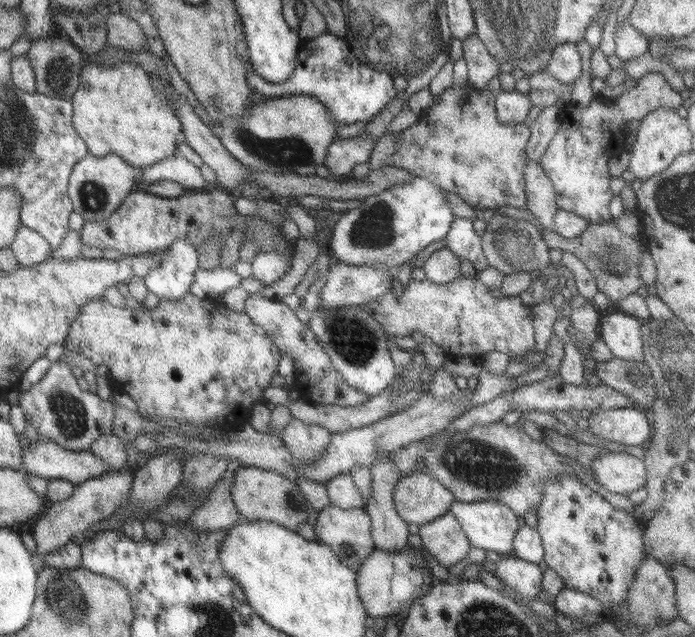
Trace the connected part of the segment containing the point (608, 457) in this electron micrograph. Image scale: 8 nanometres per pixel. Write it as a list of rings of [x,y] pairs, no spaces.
[[[602,454],[591,463],[596,482],[614,494],[626,496],[626,492],[644,487],[648,472],[643,460],[628,454]]]

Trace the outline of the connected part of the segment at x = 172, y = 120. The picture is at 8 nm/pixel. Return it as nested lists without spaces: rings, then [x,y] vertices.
[[[94,60],[83,65],[78,89],[75,90],[73,102],[73,127],[88,144],[89,153],[102,158],[109,154],[120,155],[130,166],[144,168],[163,161],[176,152],[178,134],[182,134],[180,116],[169,106],[168,96],[152,86],[152,78],[134,62],[124,61],[120,64],[104,64]]]

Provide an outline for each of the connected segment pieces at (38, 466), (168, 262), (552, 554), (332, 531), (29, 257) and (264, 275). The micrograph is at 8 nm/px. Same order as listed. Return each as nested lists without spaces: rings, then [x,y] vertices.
[[[38,437],[36,442],[26,441],[22,444],[24,469],[27,474],[44,478],[46,481],[64,480],[72,485],[82,485],[86,480],[101,478],[110,474],[111,467],[99,456],[90,451],[70,451],[62,448],[60,444]]]
[[[182,238],[174,241],[168,252],[161,264],[144,277],[144,282],[159,299],[178,300],[190,293],[194,270],[199,268],[199,252],[190,240]]]
[[[563,474],[561,478],[545,481],[544,498],[536,512],[537,526],[535,529],[541,537],[544,548],[544,565],[554,569],[562,578],[565,587],[592,596],[603,605],[603,610],[612,610],[614,605],[627,601],[630,581],[642,564],[644,544],[640,530],[636,526],[636,516],[612,508],[600,494],[594,494],[575,474]]]
[[[328,505],[319,511],[314,531],[320,543],[327,544],[333,551],[350,566],[357,571],[362,562],[366,561],[376,549],[372,536],[372,519],[366,509],[354,508],[344,510],[336,506]]]
[[[21,225],[17,236],[10,246],[19,265],[32,267],[48,260],[51,247],[40,233]]]
[[[258,253],[249,256],[252,264],[252,278],[260,280],[262,284],[269,285],[276,282],[292,267],[292,257],[282,257],[277,253]]]

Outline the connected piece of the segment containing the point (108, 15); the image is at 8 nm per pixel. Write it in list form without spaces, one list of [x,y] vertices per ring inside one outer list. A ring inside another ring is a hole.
[[[105,12],[105,27],[108,48],[129,53],[148,50],[146,36],[132,18],[118,12]]]

